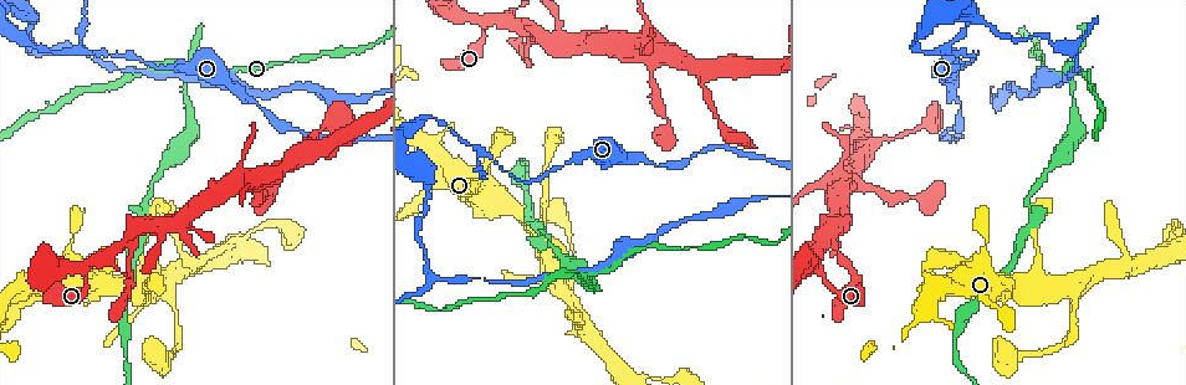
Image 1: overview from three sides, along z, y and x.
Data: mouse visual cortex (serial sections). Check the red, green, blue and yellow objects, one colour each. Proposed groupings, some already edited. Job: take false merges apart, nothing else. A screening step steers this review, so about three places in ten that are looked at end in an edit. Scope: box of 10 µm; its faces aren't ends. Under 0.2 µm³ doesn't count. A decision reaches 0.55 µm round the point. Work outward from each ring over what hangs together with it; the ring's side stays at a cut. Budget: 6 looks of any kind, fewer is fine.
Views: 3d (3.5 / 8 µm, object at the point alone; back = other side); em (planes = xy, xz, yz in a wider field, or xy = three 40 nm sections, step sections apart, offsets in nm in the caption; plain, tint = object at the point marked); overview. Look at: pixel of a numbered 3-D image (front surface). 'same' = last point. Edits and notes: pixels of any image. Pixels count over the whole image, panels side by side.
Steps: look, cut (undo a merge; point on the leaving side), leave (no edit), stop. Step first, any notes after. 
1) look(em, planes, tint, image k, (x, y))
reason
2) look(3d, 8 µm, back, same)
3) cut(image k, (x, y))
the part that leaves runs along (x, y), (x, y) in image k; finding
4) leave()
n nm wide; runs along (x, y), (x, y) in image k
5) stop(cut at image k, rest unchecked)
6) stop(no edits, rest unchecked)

look(3d, 8 µm, back, image 1, (241, 90))
sudden change in width

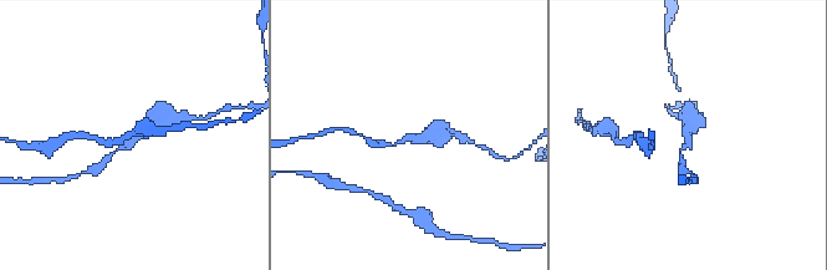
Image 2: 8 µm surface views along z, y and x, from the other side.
look(em, xy, step 2, tint, same)
arms of 100, 500 nm; shape alone is not enough

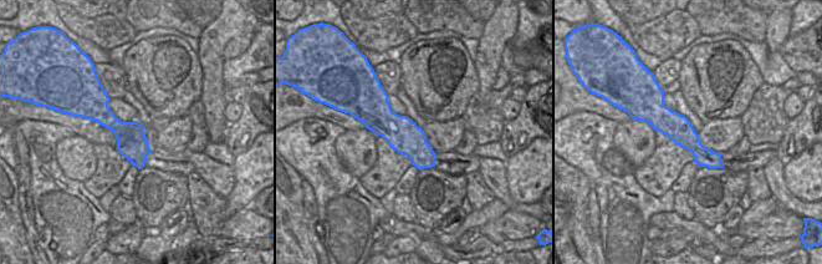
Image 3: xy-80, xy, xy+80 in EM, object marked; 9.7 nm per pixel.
leave()
runs along (161, 120), (138, 132), (105, 161) in image 2; one cell here

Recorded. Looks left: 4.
look(3d, 3.5 µm, image 1, (586, 275))
abrupt turn

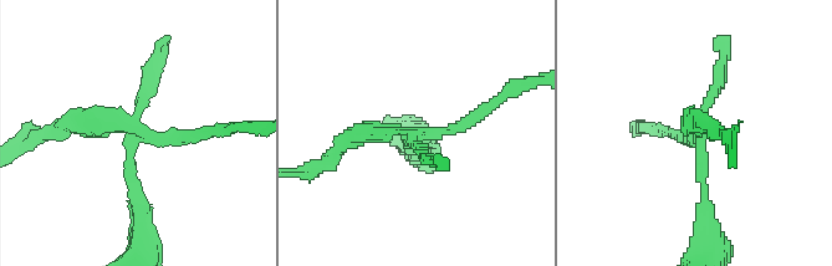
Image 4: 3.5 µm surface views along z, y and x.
look(em, xy, step 2, tint, image 4, (415, 139))
now the EM

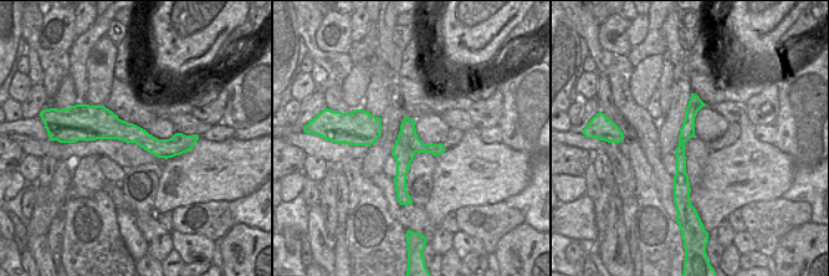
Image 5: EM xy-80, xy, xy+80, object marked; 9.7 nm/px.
cut(image 4, (716, 78))
the part that leaves runs along (698, 138), (704, 256) in image 4; two cells meet here

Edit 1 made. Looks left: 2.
look(3d, 3.5 µm, image 1, (480, 149))
a narrow waist

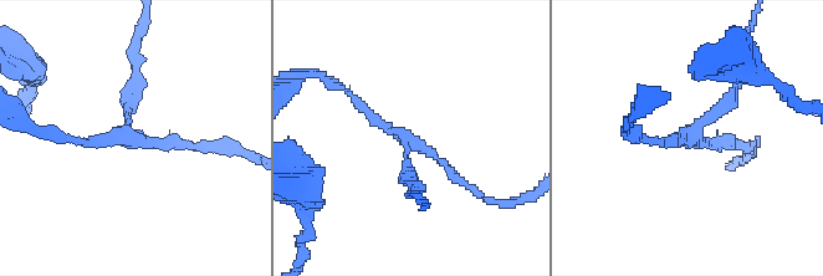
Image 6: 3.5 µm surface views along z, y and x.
look(em, xy, step 1, tint, image 6, (413, 145))
3 arms; arms of 100, 100, 200 nm; need the tissue

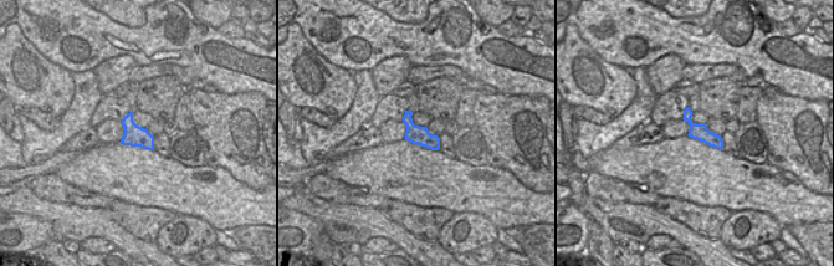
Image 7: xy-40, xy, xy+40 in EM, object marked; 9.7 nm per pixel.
leave()
runs along (478, 194), (347, 92) in image 6; all the same cell

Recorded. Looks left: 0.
stop(cut at image 4, rest unchecked)

